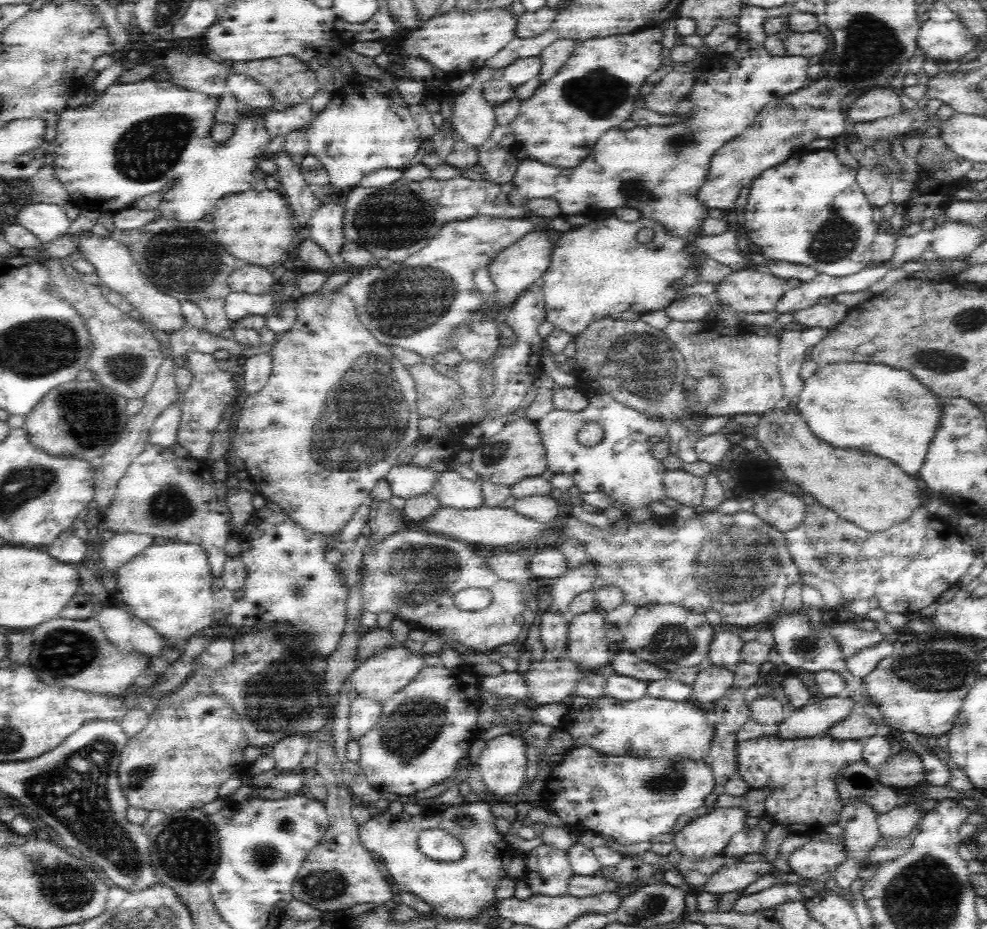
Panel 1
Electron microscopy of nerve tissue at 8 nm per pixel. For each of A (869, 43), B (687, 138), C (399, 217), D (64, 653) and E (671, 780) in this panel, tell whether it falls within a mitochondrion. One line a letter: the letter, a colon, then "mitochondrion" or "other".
A: mitochondrion
B: mitochondrion
C: mitochondrion
D: mitochondrion
E: mitochondrion

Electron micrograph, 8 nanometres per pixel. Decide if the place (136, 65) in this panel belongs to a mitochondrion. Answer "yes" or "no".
no

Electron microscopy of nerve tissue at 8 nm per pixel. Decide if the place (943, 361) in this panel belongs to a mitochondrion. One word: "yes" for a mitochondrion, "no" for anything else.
yes

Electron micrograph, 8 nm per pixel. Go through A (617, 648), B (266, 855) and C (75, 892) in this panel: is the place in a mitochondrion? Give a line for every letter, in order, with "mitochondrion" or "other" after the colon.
A: other
B: mitochondrion
C: mitochondrion

